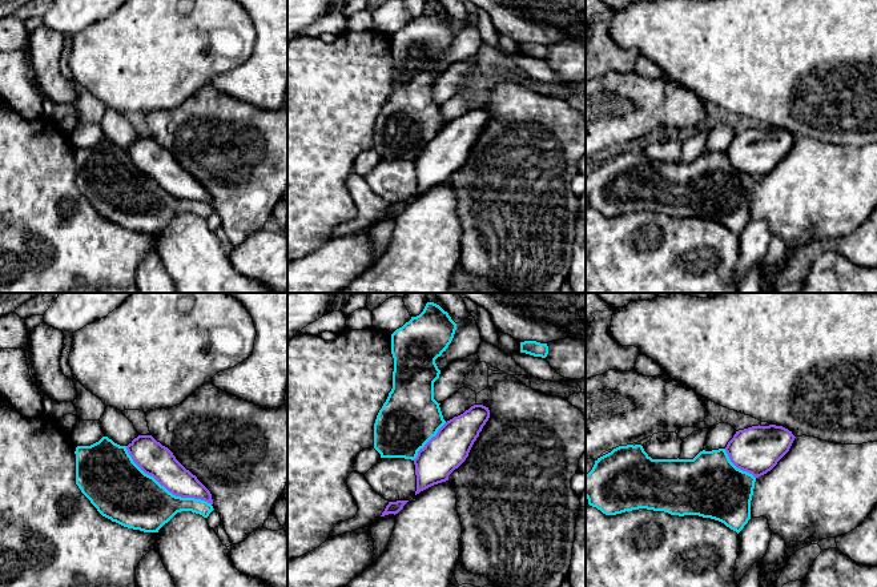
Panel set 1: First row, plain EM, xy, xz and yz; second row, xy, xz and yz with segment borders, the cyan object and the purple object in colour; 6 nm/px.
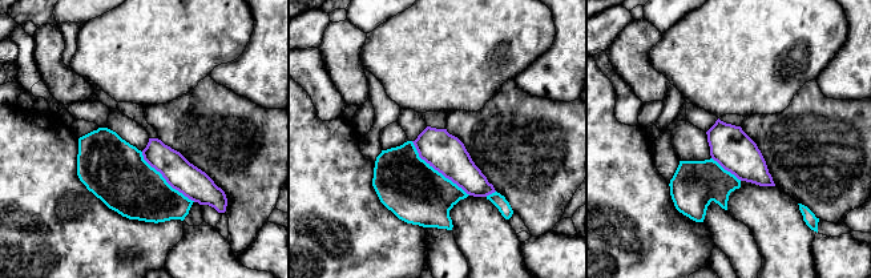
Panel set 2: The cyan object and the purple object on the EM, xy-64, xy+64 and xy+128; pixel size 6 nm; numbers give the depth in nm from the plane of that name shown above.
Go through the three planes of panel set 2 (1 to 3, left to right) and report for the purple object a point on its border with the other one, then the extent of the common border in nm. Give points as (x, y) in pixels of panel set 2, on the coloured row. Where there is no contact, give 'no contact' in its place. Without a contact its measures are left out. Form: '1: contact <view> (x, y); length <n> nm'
1: contact xy-64 (165, 180); length 440 nm
2: contact xy+64 (436, 170); length 480 nm
3: contact xy+128 (726, 170); length 240 nm

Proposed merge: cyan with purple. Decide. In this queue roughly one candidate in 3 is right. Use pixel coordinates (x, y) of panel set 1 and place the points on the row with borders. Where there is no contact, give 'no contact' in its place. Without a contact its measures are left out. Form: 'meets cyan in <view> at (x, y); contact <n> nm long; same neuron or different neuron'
meets cyan in xy at (164, 487); contact 650 nm long; different neuron

